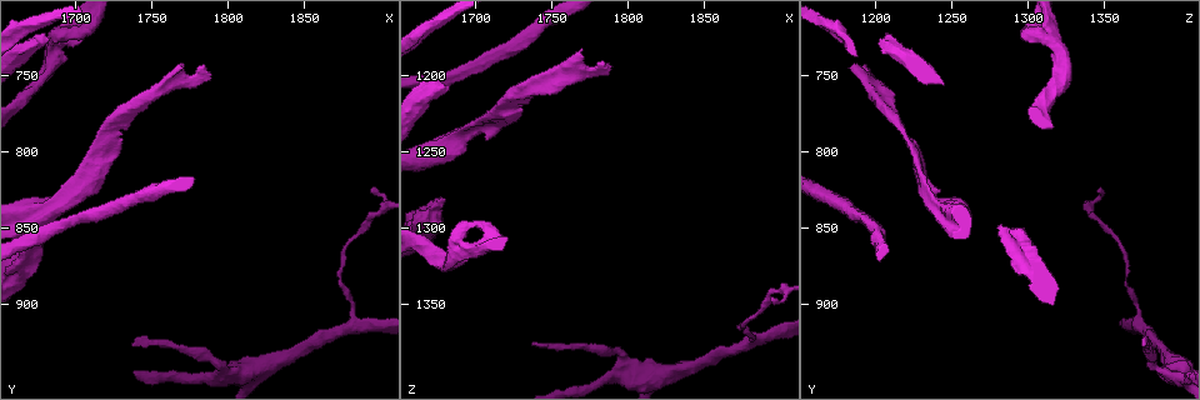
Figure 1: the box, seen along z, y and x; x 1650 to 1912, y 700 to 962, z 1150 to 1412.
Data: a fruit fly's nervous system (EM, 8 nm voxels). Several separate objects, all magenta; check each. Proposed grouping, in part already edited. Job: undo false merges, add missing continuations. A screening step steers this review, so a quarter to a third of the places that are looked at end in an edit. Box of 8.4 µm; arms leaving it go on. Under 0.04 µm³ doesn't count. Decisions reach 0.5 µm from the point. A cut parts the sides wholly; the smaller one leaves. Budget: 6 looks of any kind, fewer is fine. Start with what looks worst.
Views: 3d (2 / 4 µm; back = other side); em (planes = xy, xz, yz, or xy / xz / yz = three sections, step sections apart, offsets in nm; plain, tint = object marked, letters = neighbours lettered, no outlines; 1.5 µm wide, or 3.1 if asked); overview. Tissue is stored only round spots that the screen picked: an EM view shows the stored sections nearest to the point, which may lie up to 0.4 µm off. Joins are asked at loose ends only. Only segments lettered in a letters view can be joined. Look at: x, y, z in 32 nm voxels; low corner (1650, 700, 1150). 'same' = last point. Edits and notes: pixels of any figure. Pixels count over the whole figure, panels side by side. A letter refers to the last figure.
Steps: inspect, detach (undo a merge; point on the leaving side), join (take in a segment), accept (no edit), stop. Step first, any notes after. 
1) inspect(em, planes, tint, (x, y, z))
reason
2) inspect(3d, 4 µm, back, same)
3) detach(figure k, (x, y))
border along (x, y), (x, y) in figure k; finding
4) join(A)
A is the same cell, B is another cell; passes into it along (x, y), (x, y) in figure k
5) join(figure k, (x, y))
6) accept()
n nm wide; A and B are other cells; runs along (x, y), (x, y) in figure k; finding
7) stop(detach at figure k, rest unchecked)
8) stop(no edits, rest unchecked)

inspect(3d, 2 µm, (1680, 726, 1208))
branch stops here

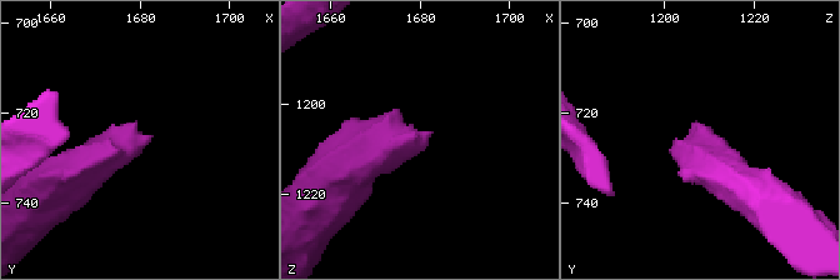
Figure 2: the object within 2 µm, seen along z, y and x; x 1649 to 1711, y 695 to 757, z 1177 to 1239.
inspect(em, planes, letters, (1682, 725, 1207))
shape alone is not enough

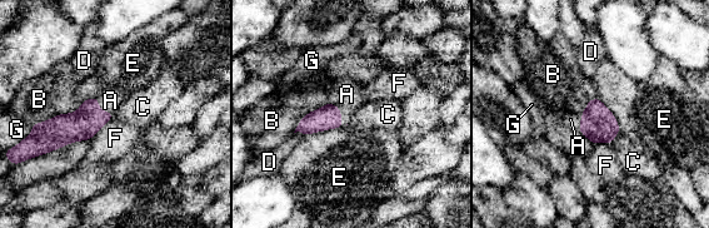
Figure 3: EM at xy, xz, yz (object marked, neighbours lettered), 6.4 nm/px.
join(A)
150 nm wide; A is the same cell, B, C, D, E, F and G are other cells; passes into it along (329, 117), (339, 112), (346, 94) in figure 3; the cell continues

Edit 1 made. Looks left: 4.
inspect(em, planes, letters, (1736, 924, 1378))
thin end

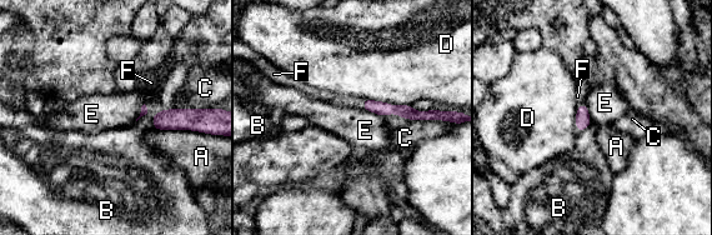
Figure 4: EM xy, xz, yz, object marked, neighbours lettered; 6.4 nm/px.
join(F)
F is the same cell, A, B, C, D and E are other cells; it goes on there

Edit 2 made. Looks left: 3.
inspect(em, planes, tint, (1696, 832, 1234))
thick turns thin

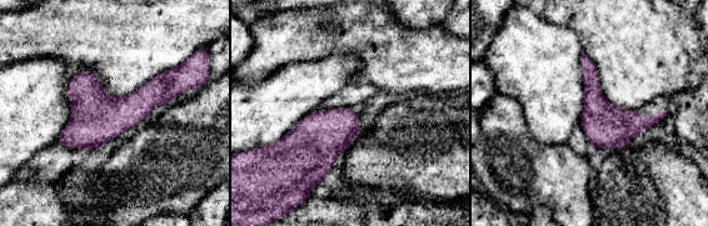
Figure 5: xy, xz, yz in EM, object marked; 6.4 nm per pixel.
inspect(em, planes, letters, same)
see the neighbours

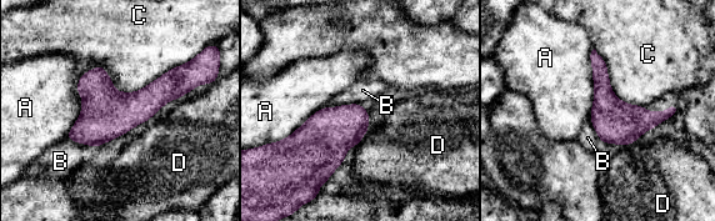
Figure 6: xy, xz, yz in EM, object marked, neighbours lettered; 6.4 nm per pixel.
accept()
A, B, C and D are other cells; all the same cell

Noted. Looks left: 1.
stop(join at figure 3, join at figure 4, rest unchecked)

